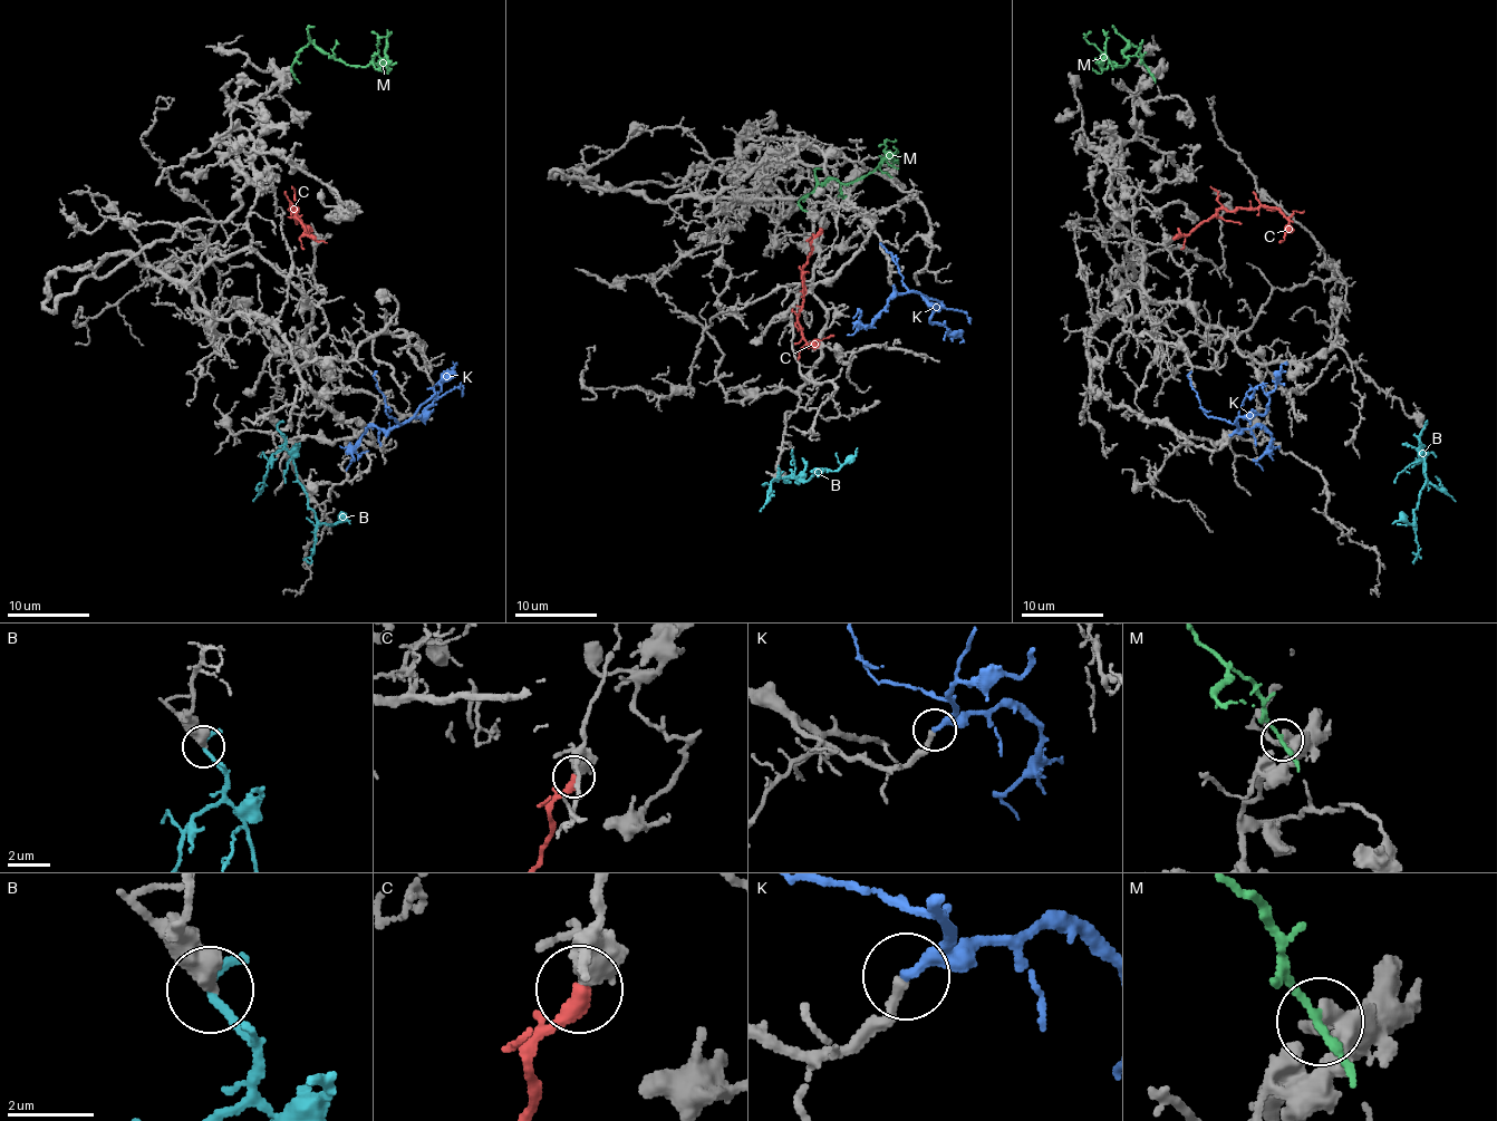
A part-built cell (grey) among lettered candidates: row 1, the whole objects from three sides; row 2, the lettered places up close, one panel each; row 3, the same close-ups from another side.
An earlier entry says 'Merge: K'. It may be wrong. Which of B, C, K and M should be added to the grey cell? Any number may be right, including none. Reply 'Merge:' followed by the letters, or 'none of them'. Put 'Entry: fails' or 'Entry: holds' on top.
Entry: holds
Merge: K

